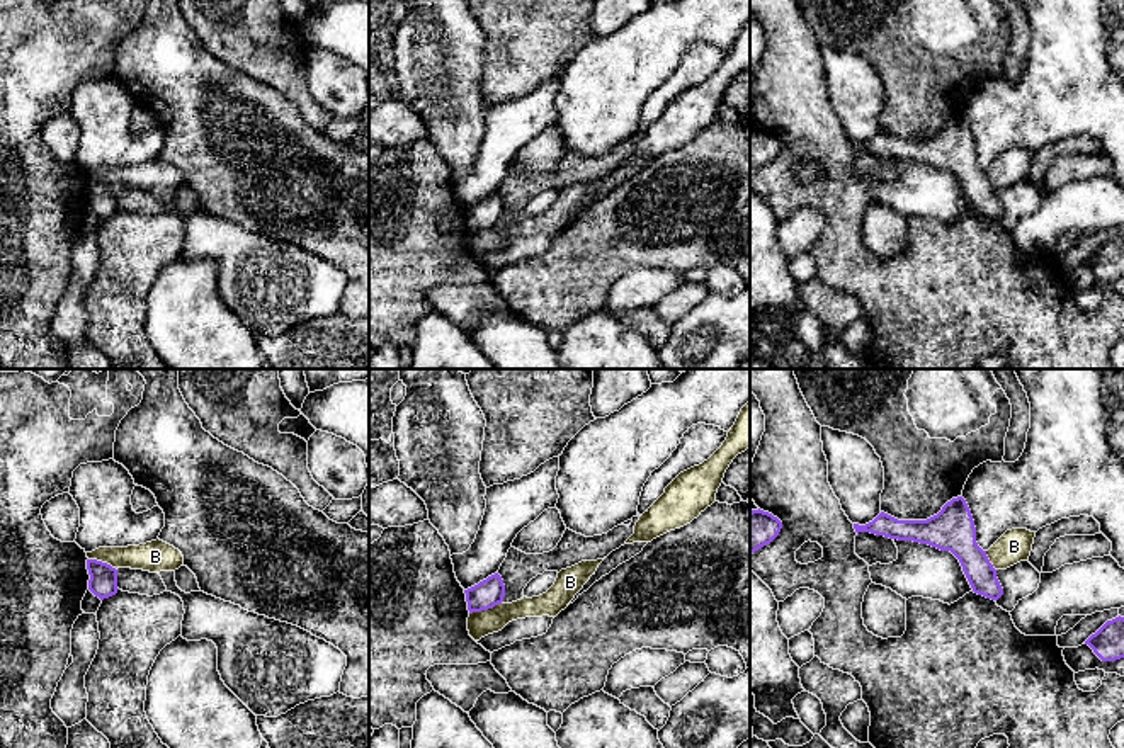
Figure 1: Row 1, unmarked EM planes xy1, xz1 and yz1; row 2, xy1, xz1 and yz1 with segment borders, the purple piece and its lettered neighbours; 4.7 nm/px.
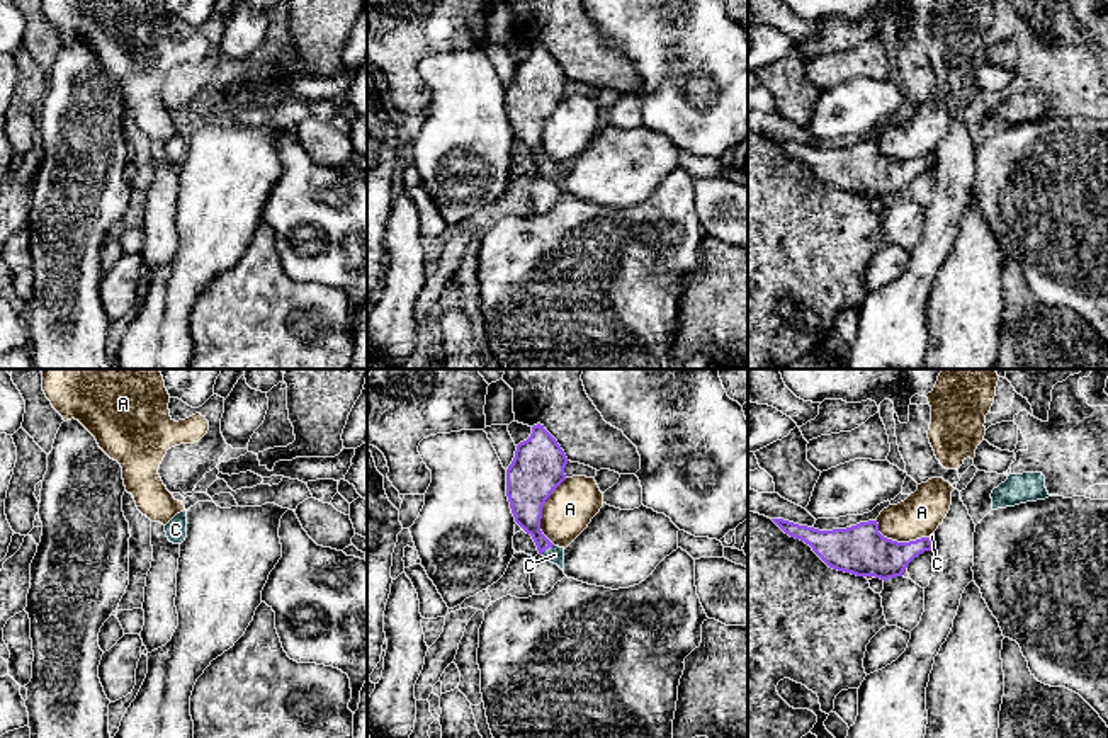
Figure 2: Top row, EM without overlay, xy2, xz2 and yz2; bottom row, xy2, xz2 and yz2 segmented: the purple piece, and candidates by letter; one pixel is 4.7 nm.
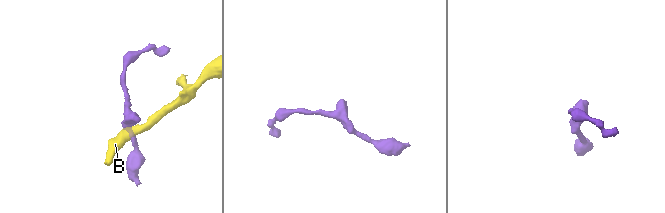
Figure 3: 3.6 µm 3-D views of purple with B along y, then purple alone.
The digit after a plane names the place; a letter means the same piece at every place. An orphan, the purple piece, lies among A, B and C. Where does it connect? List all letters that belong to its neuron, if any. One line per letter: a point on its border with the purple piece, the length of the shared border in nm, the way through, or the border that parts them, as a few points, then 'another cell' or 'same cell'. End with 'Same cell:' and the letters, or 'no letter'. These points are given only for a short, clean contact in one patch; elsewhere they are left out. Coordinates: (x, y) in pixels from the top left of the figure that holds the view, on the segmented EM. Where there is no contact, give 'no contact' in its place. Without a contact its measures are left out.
A: meets purple in xz2 at (541, 512); contact 320 nm long; border along xz2 (566, 478), (542, 507), (541, 533), (553, 544); another cell
B: meets purple in xz1 at (485, 609); contact 160 nm long; border along xz1 (500, 602), (470, 614); another cell
C: meets purple in xz2 at (546, 548); contact 80 nm long; runs through xz2 (527, 499), (529, 521), (546, 548), (554, 555); same cell
Same cell: C

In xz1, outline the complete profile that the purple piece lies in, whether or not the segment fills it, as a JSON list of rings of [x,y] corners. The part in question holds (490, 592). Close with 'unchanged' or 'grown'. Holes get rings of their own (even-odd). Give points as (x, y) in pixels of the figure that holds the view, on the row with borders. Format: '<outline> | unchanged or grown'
[[[495,573],[478,585],[464,590],[464,593],[469,614],[481,612],[503,602],[505,585],[502,576]]] | unchanged

